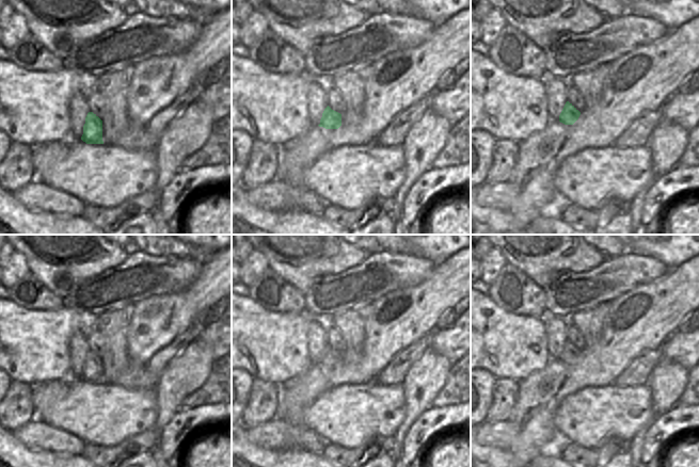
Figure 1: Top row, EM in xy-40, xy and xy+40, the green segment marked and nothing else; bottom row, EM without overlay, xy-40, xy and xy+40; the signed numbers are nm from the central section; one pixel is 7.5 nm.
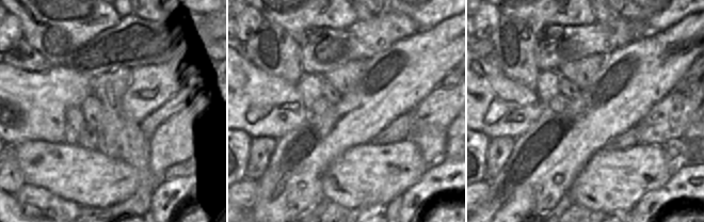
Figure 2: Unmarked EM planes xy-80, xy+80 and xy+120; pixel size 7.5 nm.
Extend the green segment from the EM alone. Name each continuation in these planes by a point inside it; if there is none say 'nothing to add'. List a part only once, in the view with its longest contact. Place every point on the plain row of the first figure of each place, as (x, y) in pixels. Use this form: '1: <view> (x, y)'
nothing to add

